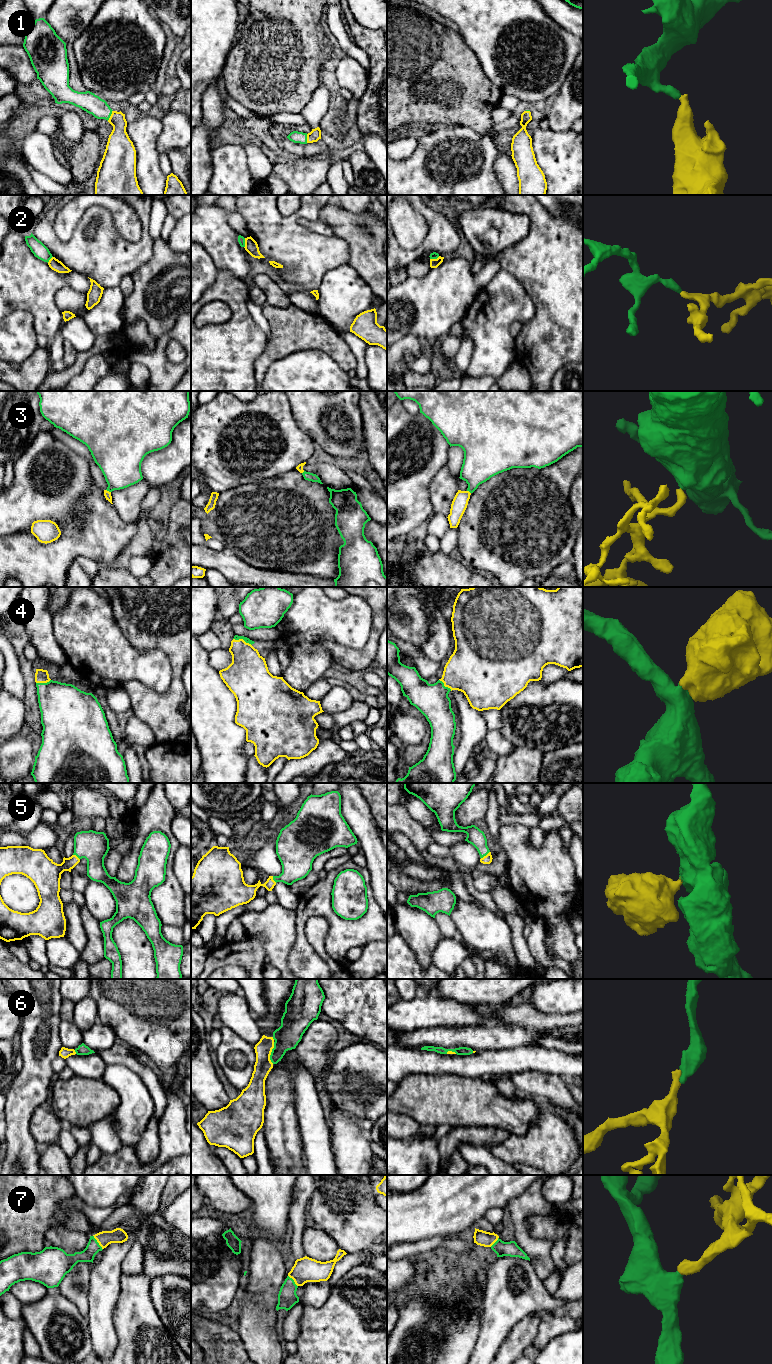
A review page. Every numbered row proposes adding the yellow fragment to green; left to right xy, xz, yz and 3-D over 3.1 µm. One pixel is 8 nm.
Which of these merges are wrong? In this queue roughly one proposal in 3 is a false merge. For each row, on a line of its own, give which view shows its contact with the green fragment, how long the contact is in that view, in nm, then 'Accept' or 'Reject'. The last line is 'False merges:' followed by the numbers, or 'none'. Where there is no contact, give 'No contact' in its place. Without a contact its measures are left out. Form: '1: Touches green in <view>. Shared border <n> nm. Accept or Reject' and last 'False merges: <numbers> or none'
1: Touches green in xy. Shared border 100 nm. Accept
2: Touches green in xz. Shared border 80 nm. Reject
3: Touches green in xy. Shared border 50 nm. Accept
4: Touches green in xz. Shared border 160 nm. Accept
5: Touches green in yz. Shared border 90 nm. Accept
6: Touches green in xz. Shared border 180 nm. Accept
7: Touches green in xy. Shared border 140 nm. Accept
False merges: 2

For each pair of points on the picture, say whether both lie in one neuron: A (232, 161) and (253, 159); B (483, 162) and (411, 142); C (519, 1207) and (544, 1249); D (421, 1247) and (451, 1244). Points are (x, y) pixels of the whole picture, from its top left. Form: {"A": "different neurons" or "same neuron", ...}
{"A": "different neurons", "B": "different neurons", "C": "same neuron", "D": "same neuron"}

